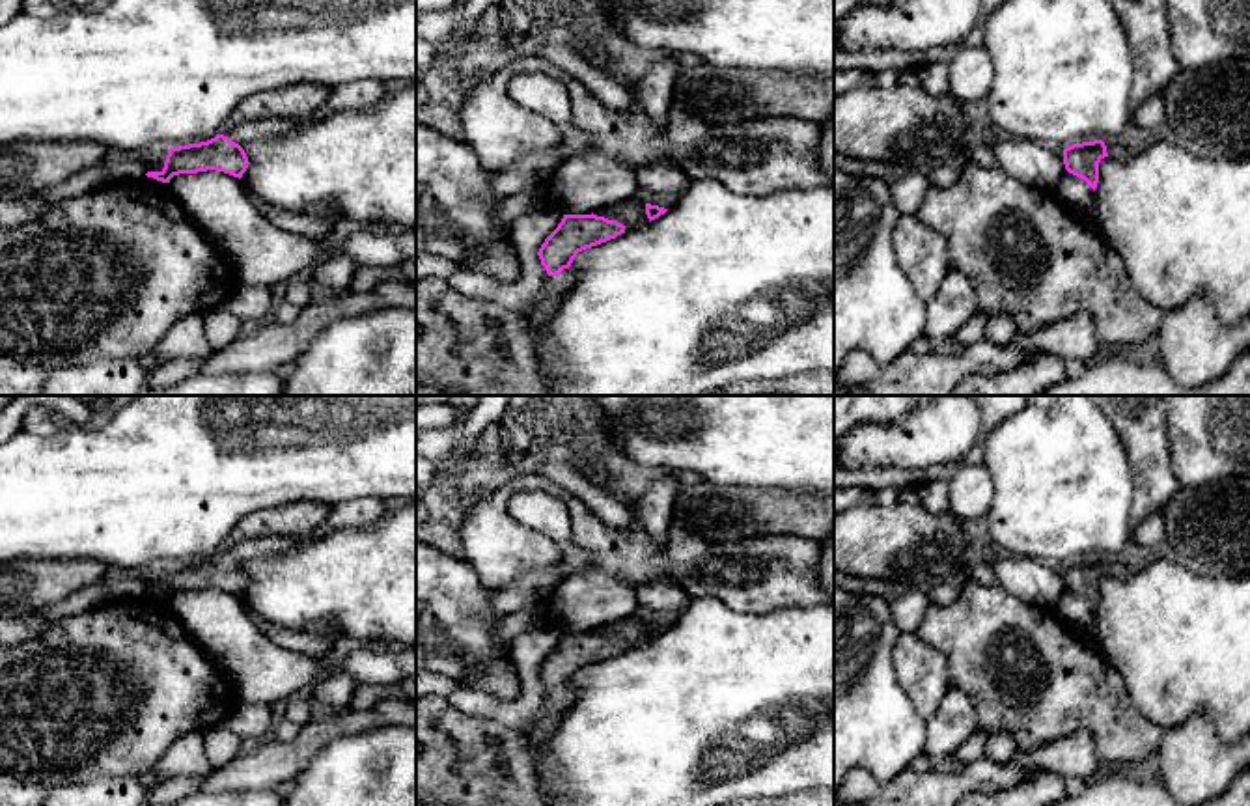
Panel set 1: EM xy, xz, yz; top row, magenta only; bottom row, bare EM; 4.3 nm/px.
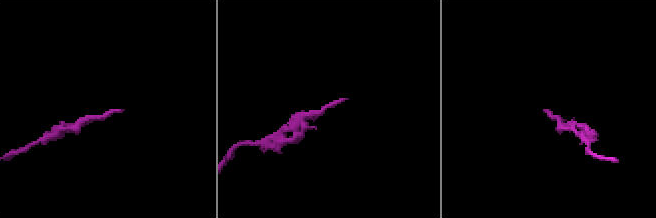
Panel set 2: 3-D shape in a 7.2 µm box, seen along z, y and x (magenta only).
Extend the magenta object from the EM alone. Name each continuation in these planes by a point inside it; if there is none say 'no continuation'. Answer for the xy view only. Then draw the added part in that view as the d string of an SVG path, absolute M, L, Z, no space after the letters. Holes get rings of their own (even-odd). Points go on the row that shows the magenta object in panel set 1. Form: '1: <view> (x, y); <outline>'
1: xy (252, 131); M312 114L308 118L300 119L285 119L285 118L263 118L263 119L252 119L243 121L241 125L222 131L220 134L228 136L231 142L239 144L241 147L248 144L261 142L265 138L272 136L284 136L293 131L300 131L313 123L323 114Z

